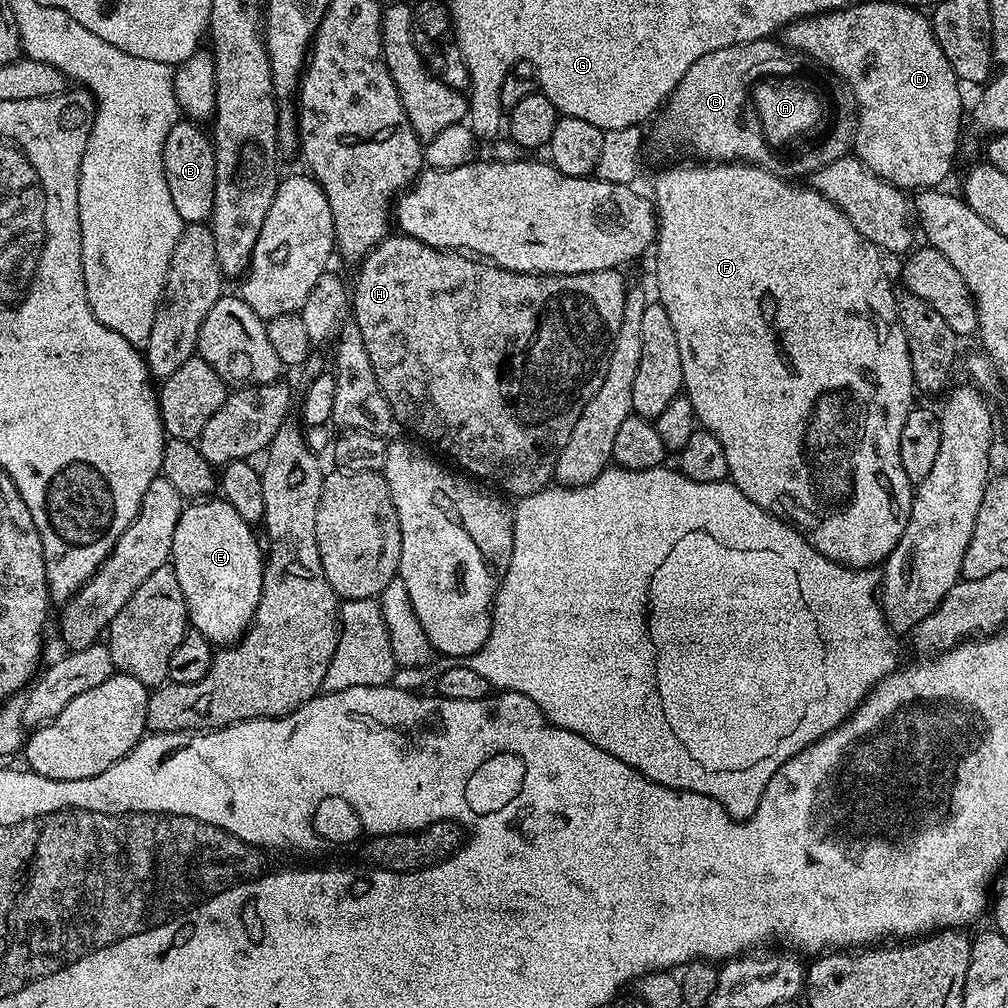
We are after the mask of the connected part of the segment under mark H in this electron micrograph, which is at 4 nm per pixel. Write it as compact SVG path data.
M403 234L385 236L382 243L374 245L364 255L357 268L360 269L356 272L356 281L351 281L350 284L350 312L353 317L356 315L355 331L359 332L366 346L366 354L370 354L374 378L378 380L380 393L390 406L393 421L399 427L401 424L402 427L409 428L413 437L421 436L416 438L425 445L433 444L428 446L449 452L469 477L479 478L481 481L489 480L484 481L489 485L497 484L492 486L509 497L529 496L549 487L556 470L556 459L572 436L574 422L578 422L582 410L586 410L586 402L594 398L598 386L602 386L602 378L606 378L608 362L605 349L600 349L600 324L608 330L615 330L624 320L626 283L619 276L621 273L615 268L565 276L511 272L483 258L460 250L431 248Z

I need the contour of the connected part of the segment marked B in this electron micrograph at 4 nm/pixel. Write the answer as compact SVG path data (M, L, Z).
M187 118L176 121L166 134L162 150L162 166L166 174L166 186L170 186L170 198L174 198L174 210L185 224L203 224L211 221L214 206L214 178L216 177L216 155L212 149L209 133L199 123Z

